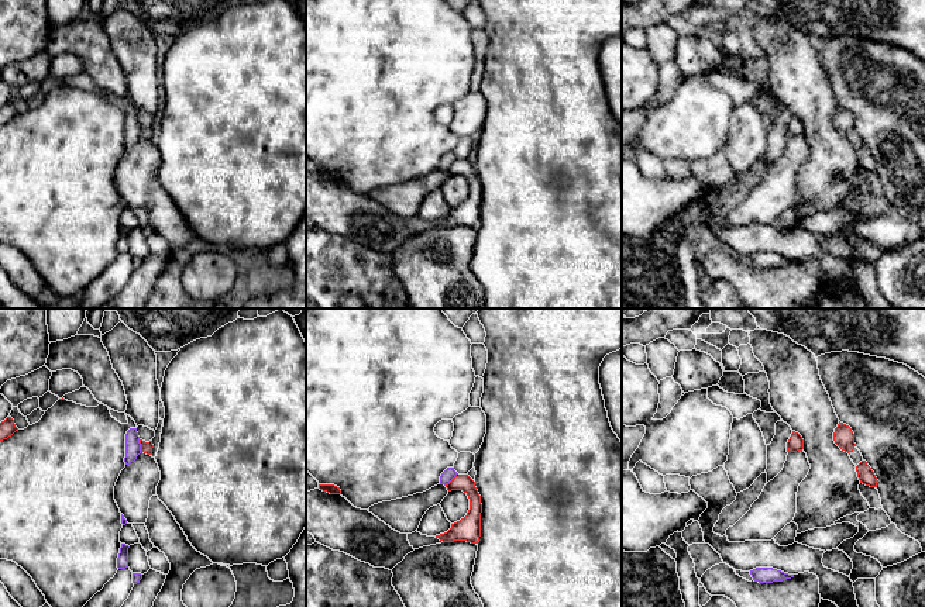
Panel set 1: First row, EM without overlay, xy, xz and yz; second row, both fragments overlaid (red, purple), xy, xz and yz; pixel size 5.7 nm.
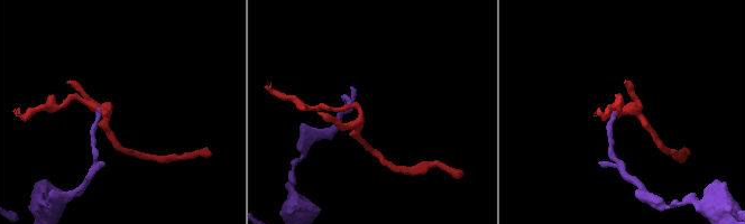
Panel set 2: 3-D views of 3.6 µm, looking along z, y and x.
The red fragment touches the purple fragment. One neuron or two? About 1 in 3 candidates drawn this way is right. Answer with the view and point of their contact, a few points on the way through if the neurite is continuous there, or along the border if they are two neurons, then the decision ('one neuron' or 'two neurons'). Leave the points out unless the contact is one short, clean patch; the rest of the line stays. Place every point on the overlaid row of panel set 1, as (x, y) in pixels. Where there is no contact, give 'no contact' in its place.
xz (451, 480) | along xz (457, 473), (444, 485) | two neurons

